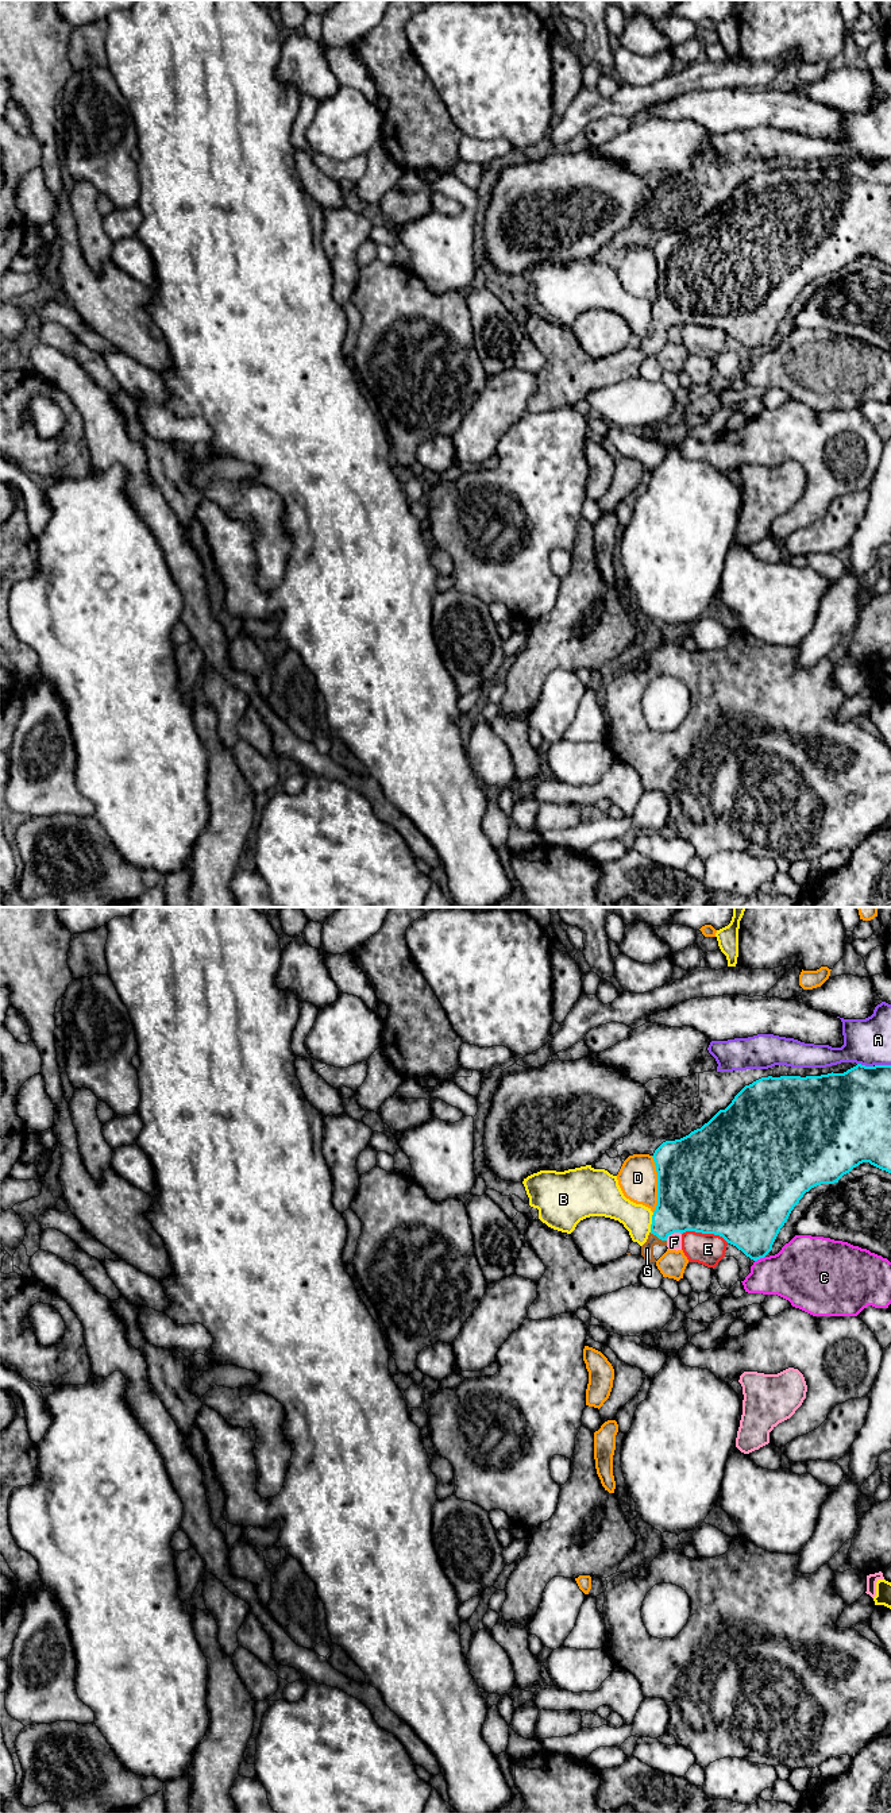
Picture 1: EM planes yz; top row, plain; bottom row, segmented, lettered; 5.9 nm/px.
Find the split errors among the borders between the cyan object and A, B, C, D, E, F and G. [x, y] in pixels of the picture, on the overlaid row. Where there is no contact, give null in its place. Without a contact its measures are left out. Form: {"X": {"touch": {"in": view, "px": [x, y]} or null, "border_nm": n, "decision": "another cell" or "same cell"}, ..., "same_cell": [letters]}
{"A": {"touch": {"in": "yz", "px": [866, 1067]}, "border_nm": 100, "decision": "another cell"}, "B": {"touch": {"in": "yz", "px": [652, 1222]}, "border_nm": 120, "decision": "another cell"}, "C": {"touch": {"in": "yz", "px": [759, 1258]}, "border_nm": 70, "decision": "another cell"}, "D": {"touch": {"in": "yz", "px": [658, 1184]}, "border_nm": 340, "decision": "another cell"}, "E": {"touch": {"in": "yz", "px": [705, 1233]}, "border_nm": 280, "decision": "another cell"}, "F": {"touch": {"in": "yz", "px": [672, 1233]}, "border_nm": 100, "decision": "another cell"}, "G": {"touch": {"in": "yz", "px": [658, 1237]}, "border_nm": 120, "decision": "same cell"}, "same_cell": ["G"]}

